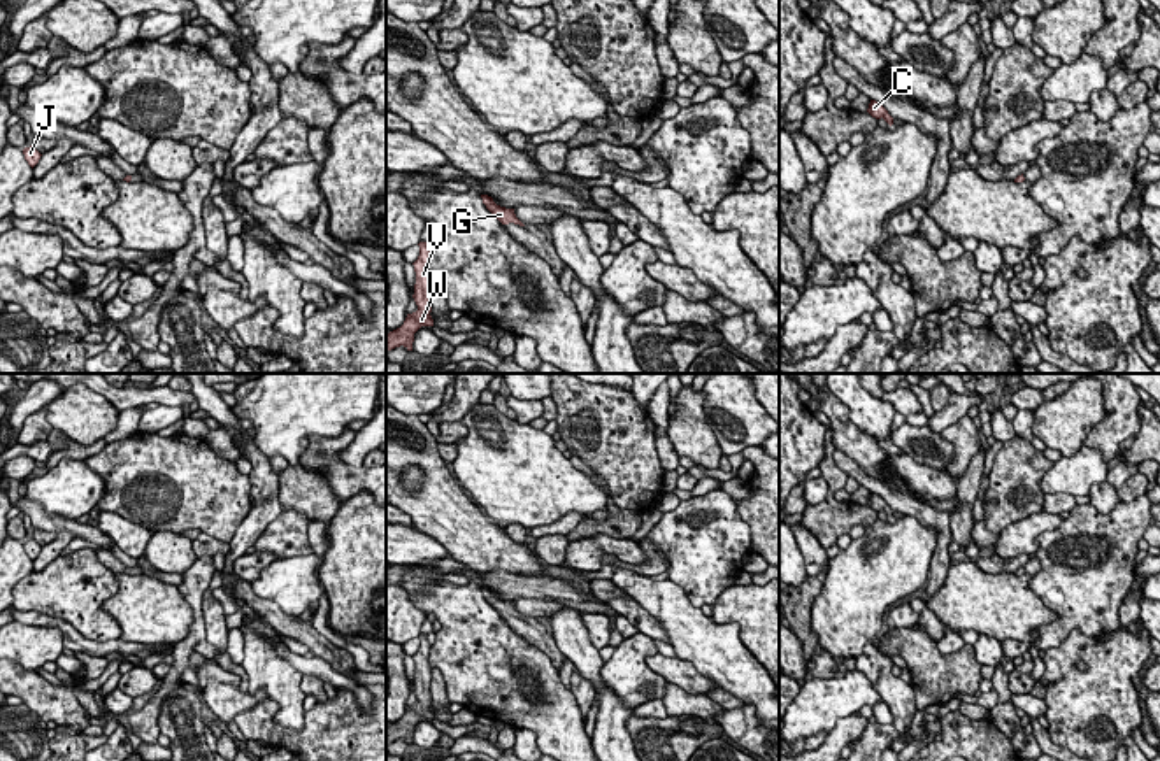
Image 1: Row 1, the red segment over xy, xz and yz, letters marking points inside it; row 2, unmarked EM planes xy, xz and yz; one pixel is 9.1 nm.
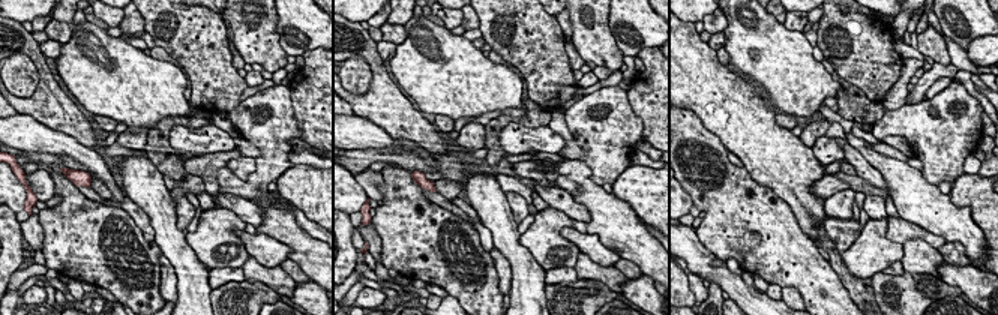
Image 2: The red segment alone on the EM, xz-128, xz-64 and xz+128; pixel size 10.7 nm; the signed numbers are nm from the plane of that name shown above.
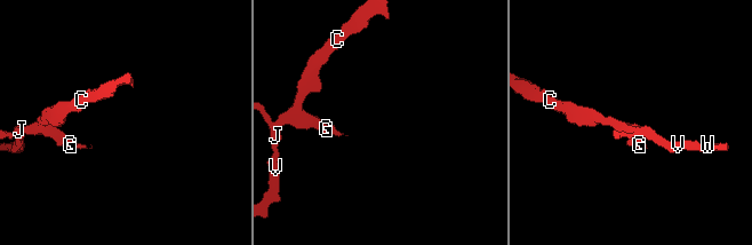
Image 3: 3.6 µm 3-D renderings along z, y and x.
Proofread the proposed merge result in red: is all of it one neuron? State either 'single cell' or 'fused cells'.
single cell

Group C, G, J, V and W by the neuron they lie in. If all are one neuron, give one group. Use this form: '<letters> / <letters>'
C G J V W

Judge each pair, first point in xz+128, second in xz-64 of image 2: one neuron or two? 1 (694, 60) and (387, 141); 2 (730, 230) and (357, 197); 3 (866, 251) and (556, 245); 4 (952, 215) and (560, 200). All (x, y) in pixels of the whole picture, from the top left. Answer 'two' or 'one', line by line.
1: two
2: two
3: one
4: two

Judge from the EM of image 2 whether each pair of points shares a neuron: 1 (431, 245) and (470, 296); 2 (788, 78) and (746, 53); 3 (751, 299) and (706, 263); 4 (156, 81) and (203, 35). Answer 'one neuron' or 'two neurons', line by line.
1: one neuron
2: one neuron
3: one neuron
4: two neurons

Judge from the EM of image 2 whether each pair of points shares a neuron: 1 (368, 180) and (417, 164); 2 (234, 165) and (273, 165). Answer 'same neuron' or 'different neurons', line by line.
1: different neurons
2: different neurons

